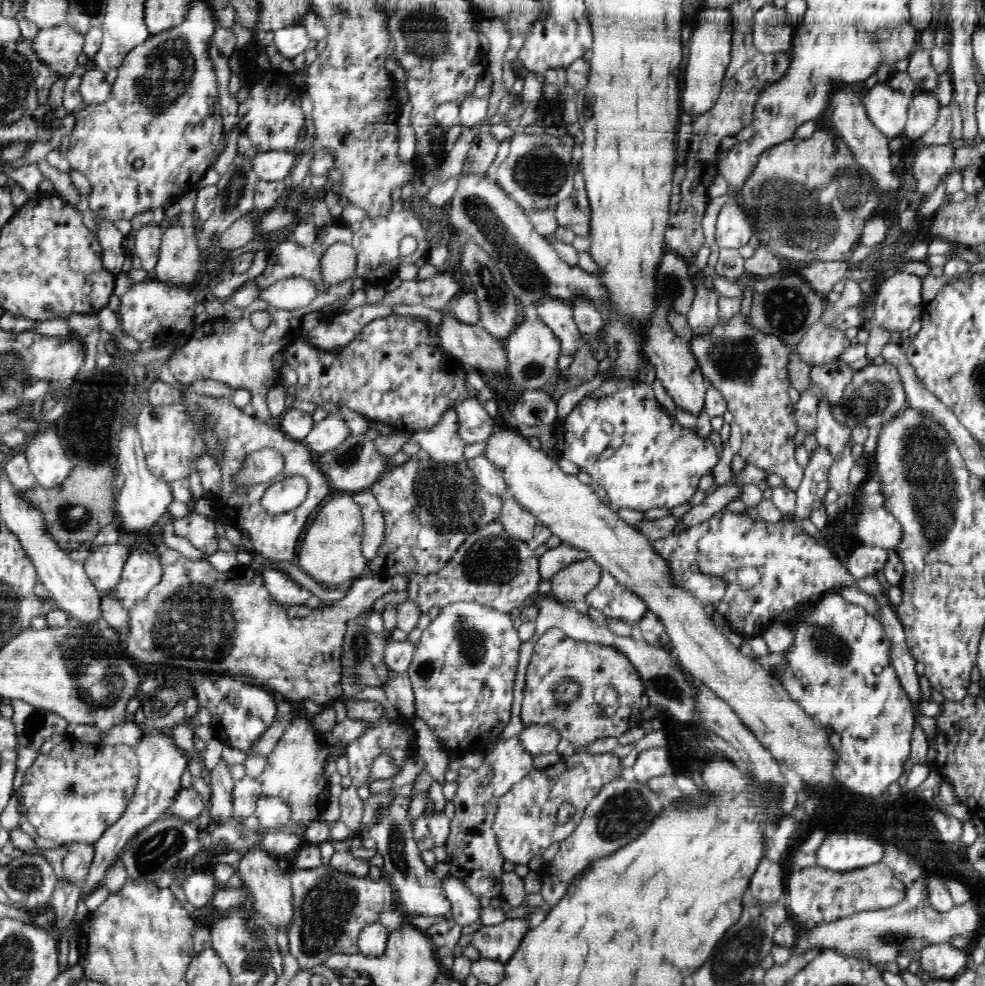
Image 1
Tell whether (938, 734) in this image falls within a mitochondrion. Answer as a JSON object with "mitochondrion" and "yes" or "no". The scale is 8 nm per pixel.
{"mitochondrion":"no"}

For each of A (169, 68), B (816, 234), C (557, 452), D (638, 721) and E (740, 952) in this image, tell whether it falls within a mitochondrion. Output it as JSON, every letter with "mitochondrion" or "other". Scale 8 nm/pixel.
{"A":"mitochondrion","B":"mitochondrion","C":"other","D":"other","E":"mitochondrion"}

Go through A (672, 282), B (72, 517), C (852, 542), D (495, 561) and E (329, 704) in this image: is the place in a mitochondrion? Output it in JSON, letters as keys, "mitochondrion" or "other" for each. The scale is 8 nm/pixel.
{"A":"mitochondrion","B":"mitochondrion","C":"other","D":"mitochondrion","E":"other"}

